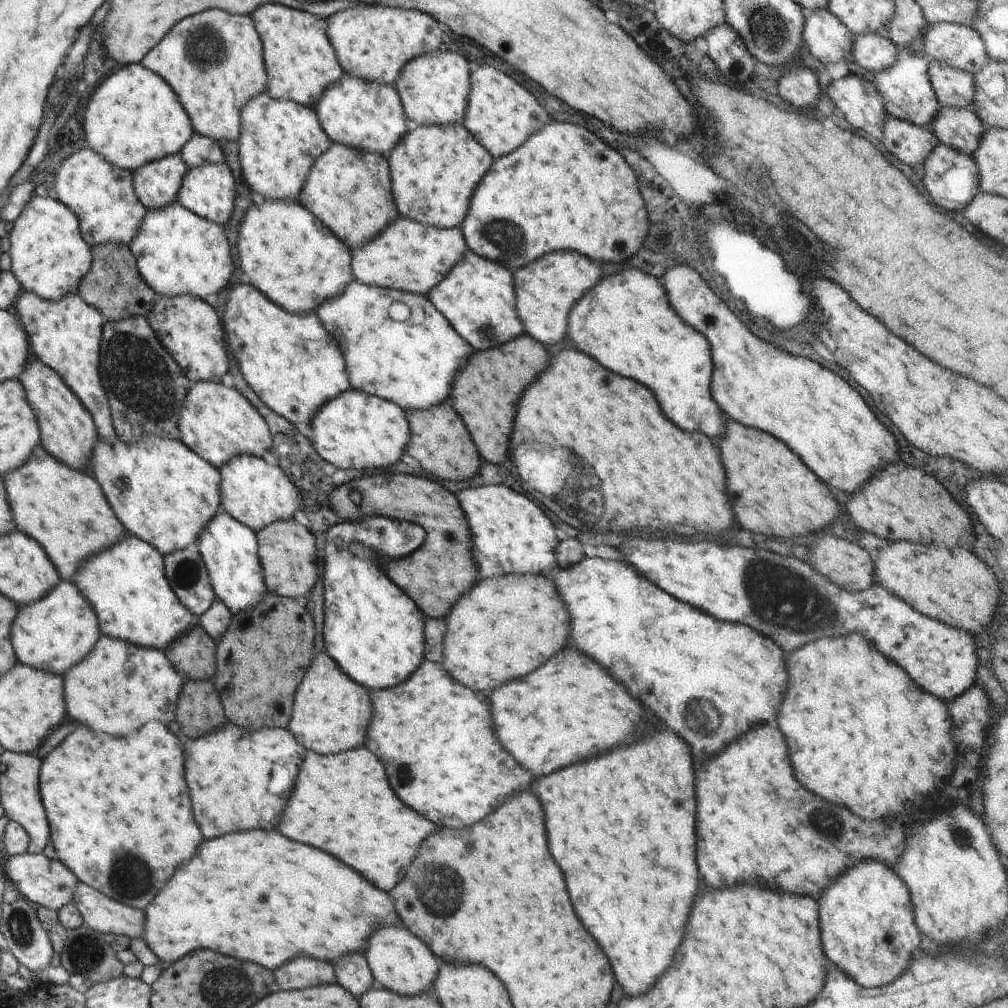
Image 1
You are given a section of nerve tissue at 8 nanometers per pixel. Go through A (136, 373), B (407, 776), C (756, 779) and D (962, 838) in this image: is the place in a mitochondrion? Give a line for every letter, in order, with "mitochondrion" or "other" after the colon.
A: mitochondrion
B: mitochondrion
C: other
D: mitochondrion

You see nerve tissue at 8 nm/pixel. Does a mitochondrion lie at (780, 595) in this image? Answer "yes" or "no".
yes

